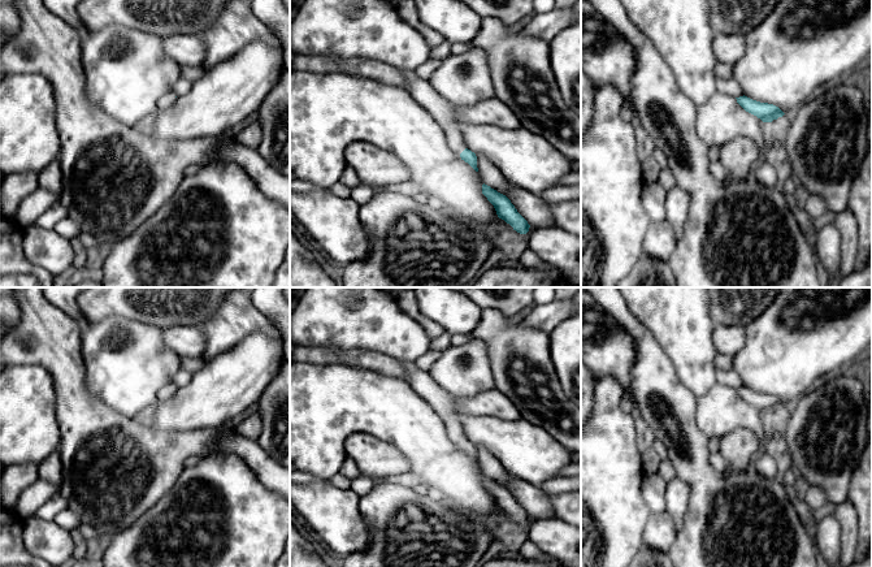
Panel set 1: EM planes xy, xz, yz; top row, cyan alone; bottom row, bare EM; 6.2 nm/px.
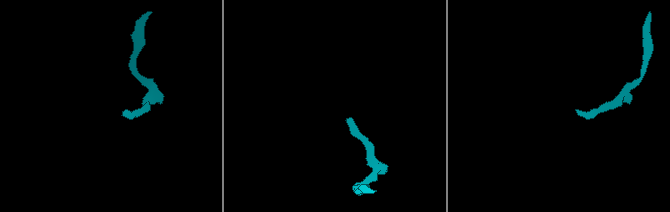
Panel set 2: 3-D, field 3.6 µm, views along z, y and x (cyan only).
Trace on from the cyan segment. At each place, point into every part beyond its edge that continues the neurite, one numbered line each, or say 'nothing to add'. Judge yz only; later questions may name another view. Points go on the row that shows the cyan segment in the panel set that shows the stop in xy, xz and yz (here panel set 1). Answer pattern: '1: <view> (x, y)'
nothing to add

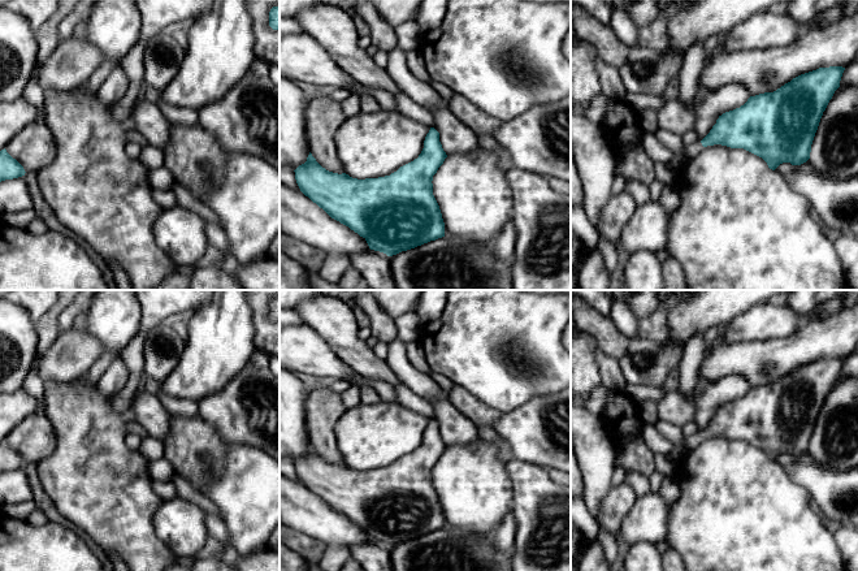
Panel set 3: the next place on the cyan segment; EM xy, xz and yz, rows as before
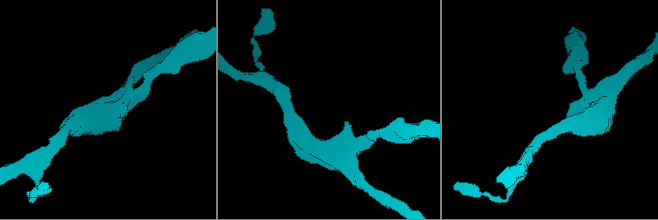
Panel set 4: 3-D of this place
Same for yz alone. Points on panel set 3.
1: yz (690, 151)

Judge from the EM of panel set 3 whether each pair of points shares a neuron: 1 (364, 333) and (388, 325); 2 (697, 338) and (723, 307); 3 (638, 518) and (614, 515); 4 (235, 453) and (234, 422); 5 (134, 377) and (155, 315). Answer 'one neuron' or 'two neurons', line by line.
1: two neurons
2: two neurons
3: two neurons
4: two neurons
5: one neuron

